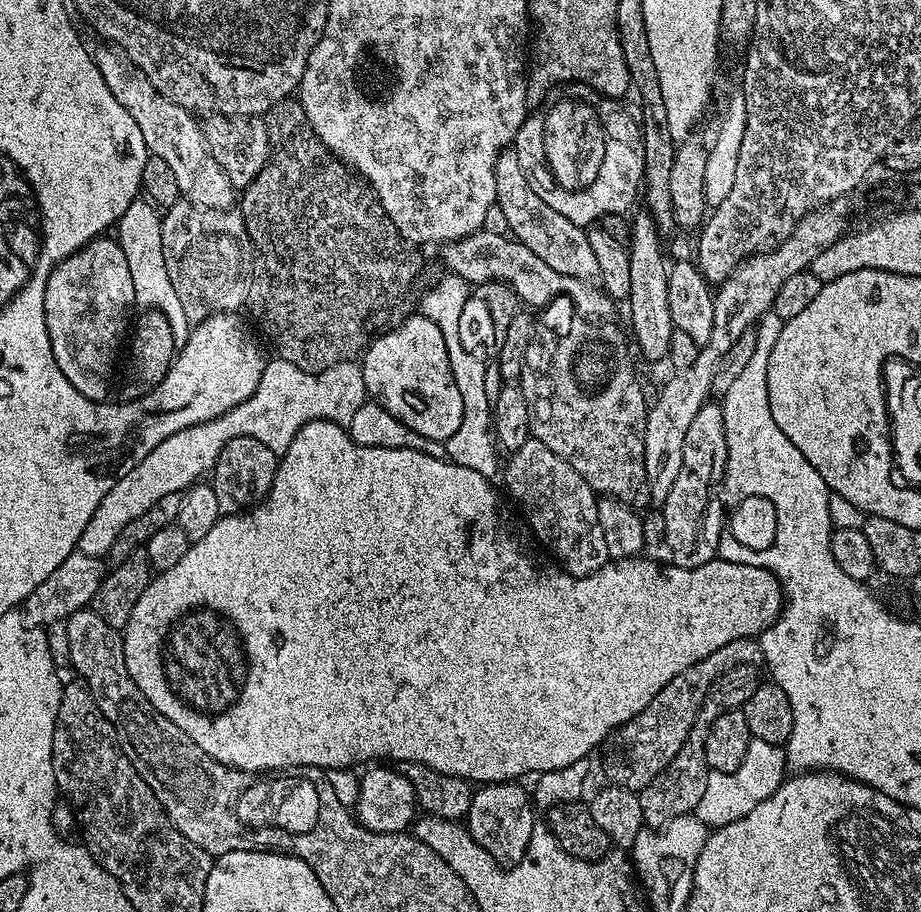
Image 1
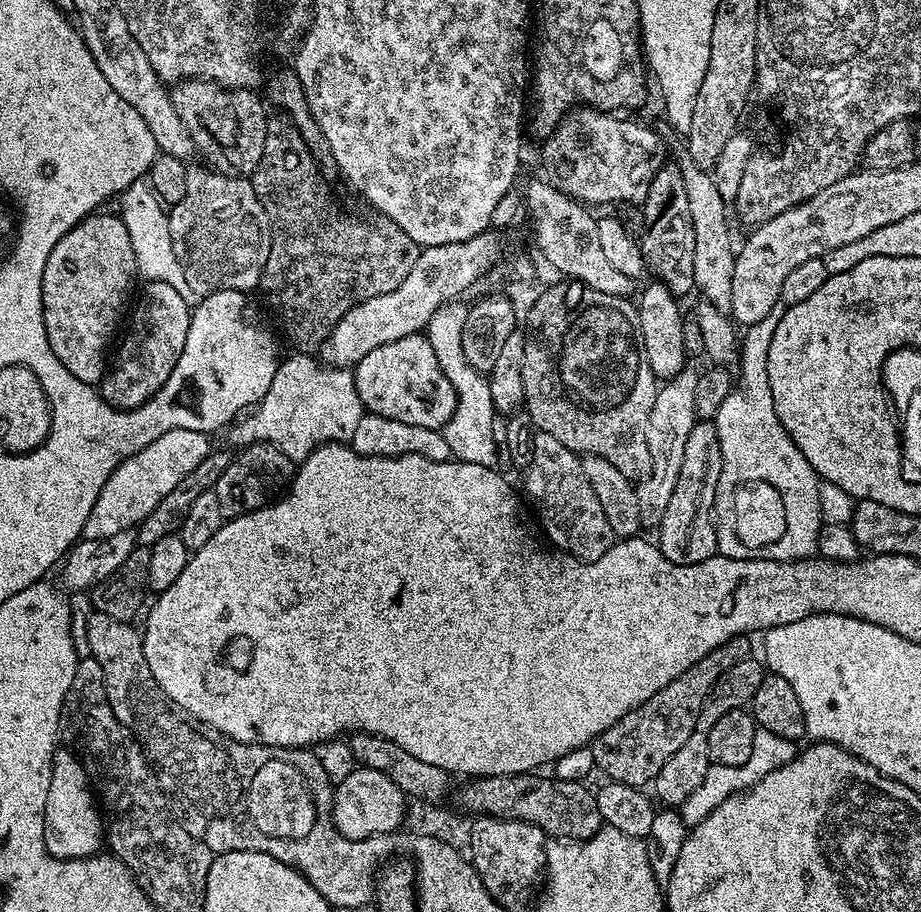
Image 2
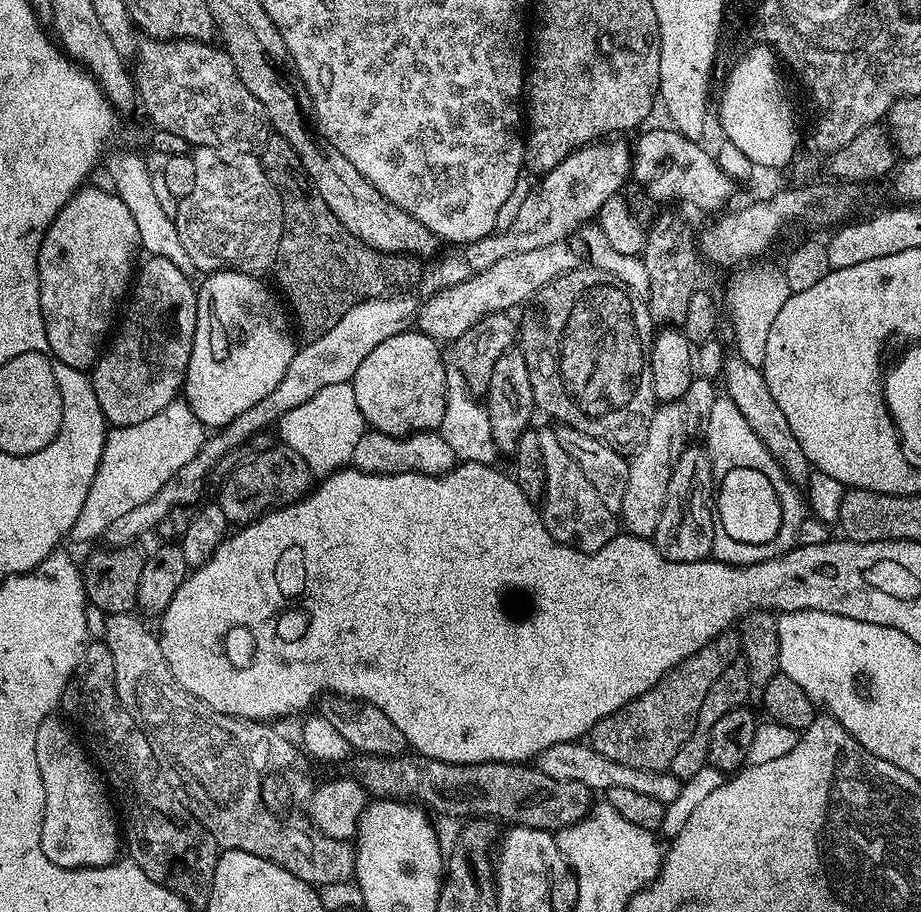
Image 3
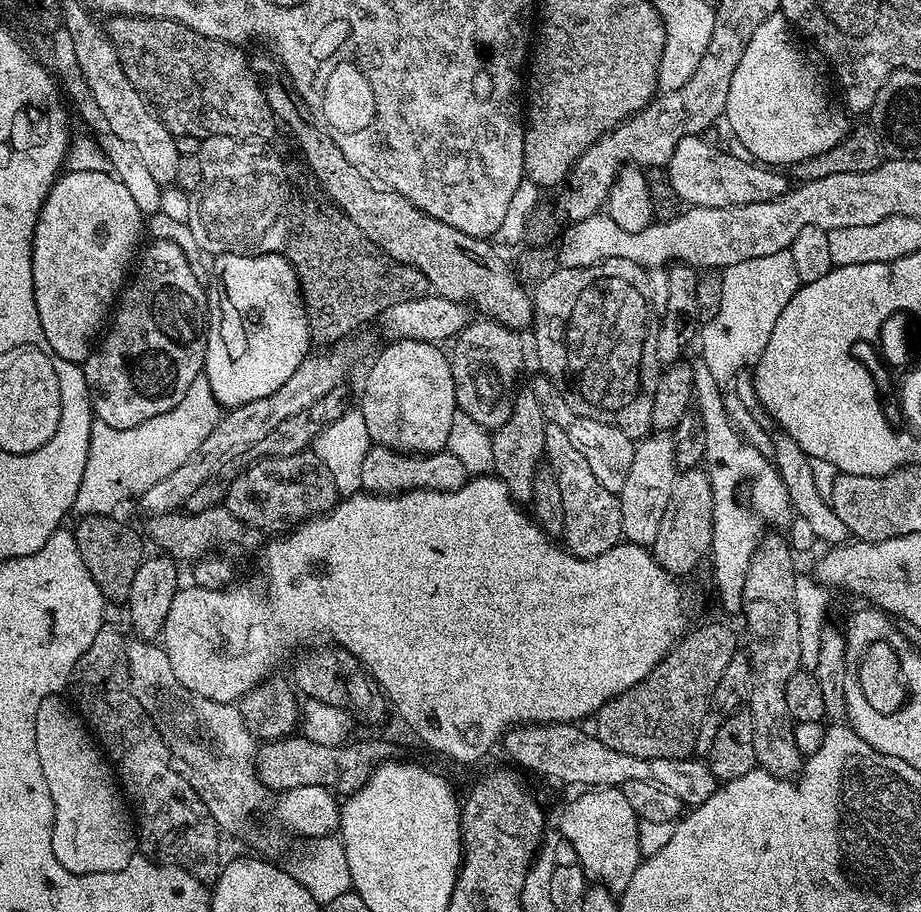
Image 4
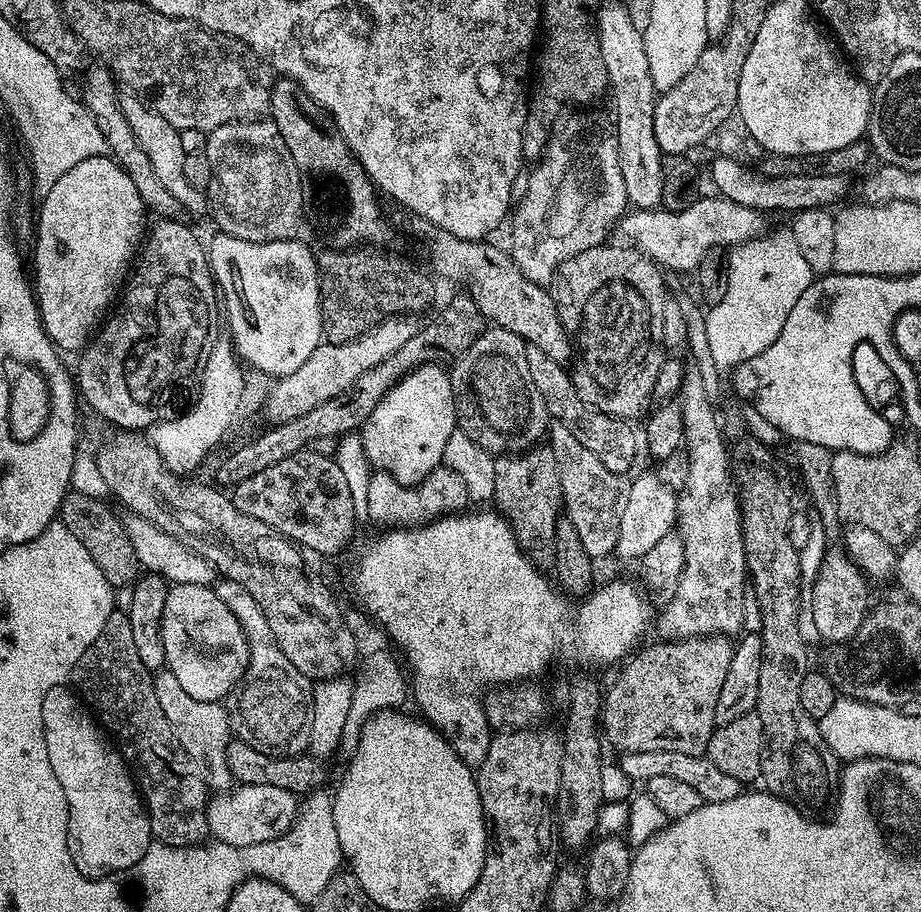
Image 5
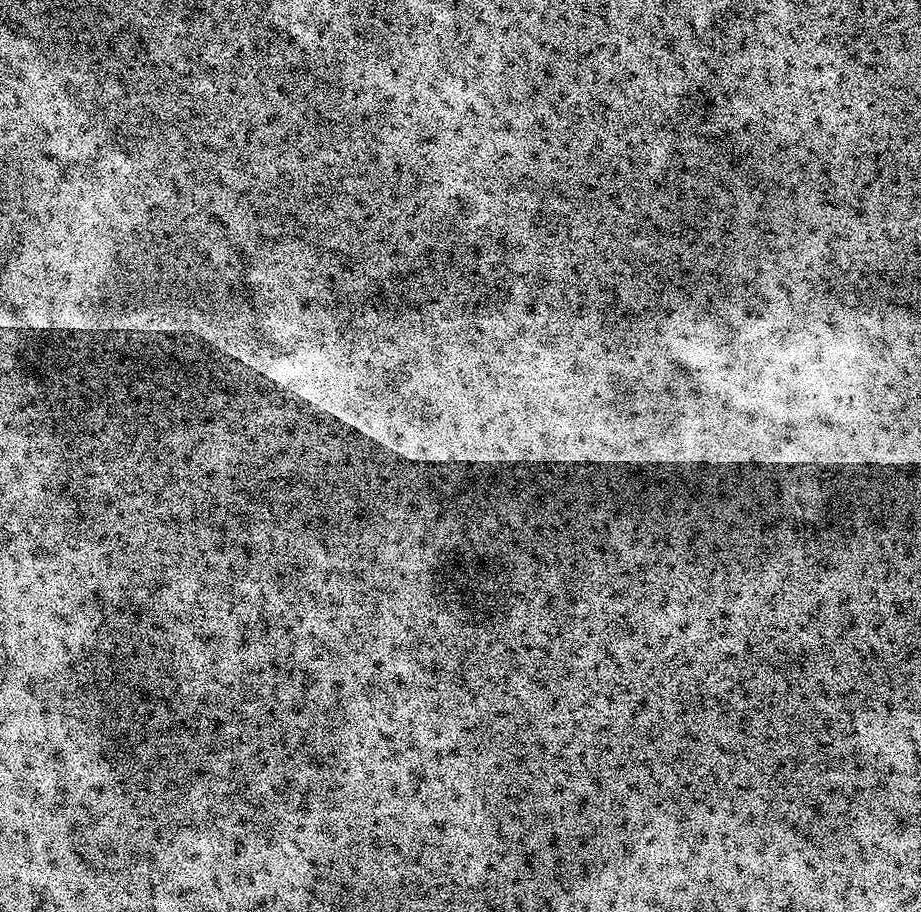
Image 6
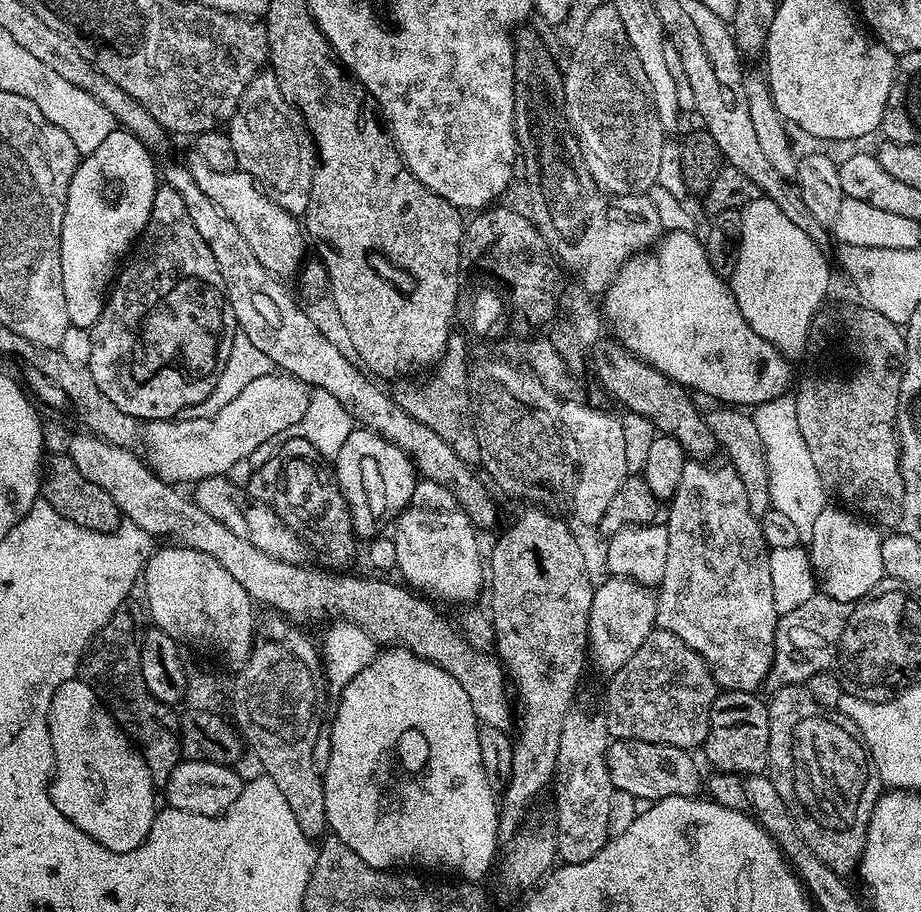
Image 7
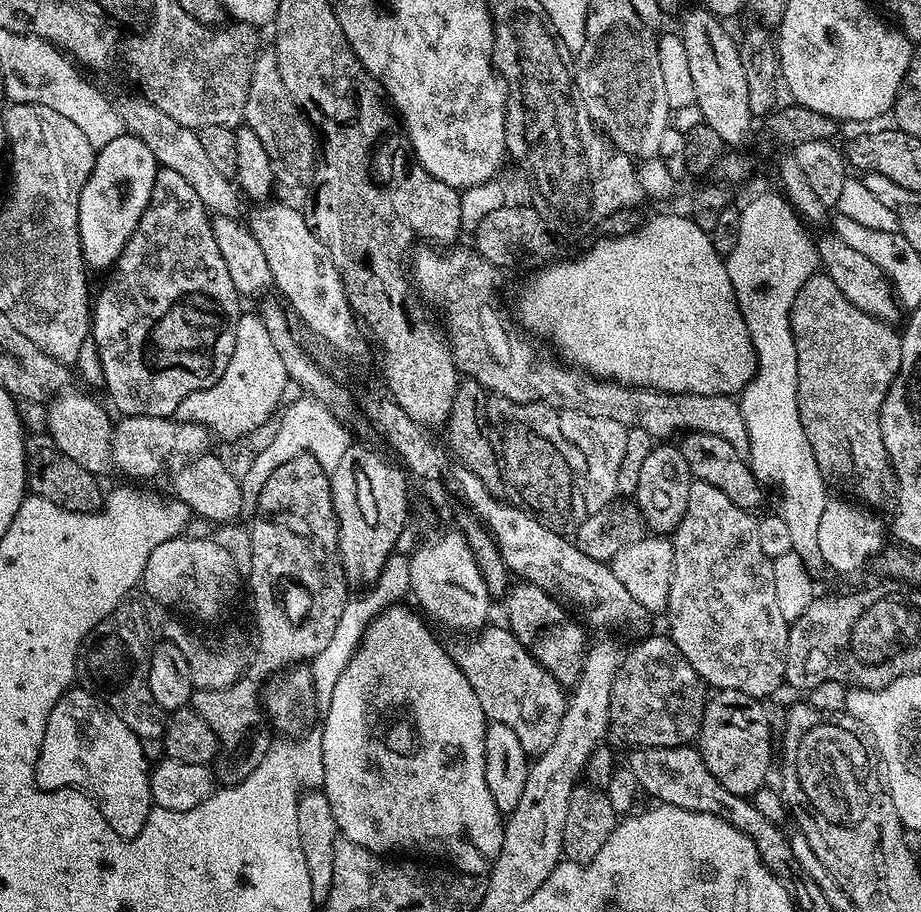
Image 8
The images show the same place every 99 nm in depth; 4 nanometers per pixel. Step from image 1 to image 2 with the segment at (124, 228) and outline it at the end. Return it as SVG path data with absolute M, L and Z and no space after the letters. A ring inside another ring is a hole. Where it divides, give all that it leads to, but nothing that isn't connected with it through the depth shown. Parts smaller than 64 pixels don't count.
M144 178L135 180L125 192L119 193L119 200L118 215L130 233L137 273L145 281L170 282L170 286L174 286L174 290L184 292L188 288L188 283L184 277L184 268L178 262L178 254L174 254L174 242L170 242L168 212L149 181Z

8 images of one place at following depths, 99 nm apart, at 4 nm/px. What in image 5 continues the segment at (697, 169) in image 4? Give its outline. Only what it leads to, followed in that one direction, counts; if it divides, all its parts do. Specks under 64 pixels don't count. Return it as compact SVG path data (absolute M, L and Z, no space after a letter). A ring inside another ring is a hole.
M715 157L710 172L716 186L715 191L730 202L738 202L738 206L750 206L765 214L771 212L788 212L795 214L807 208L823 208L833 206L848 192L848 176L825 176L811 172L810 174L790 174L786 178L770 178L764 176L755 167L747 168L747 163L729 157Z

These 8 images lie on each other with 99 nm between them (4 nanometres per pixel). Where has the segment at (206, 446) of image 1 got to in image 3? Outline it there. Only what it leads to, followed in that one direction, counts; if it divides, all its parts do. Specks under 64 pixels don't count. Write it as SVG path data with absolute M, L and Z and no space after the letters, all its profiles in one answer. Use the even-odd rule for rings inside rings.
M351 383L326 386L314 394L302 406L294 406L278 421L278 436L290 450L302 454L306 466L317 477L330 476L341 471L352 463L354 446L358 446L358 438L366 430L362 410L358 410L358 402L354 399ZM183 399L173 400L166 410L158 410L154 418L146 418L146 422L138 422L134 426L125 428L113 427L105 435L102 458L98 462L98 470L94 474L94 482L90 482L90 491L86 494L86 502L82 502L82 510L78 514L78 519L74 521L74 526L70 533L71 539L76 540L100 540L104 531L114 522L114 518L127 514L133 506L142 506L142 502L150 502L194 454L203 446L206 439L206 424L192 413L192 408L188 404L183 404Z

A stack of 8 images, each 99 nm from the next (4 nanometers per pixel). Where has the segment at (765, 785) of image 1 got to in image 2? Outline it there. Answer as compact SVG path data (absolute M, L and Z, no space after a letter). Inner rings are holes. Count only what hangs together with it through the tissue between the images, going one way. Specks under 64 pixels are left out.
M757 727L754 734L754 750L750 750L750 758L746 758L746 762L742 762L742 766L722 766L709 763L706 778L702 778L702 786L698 786L698 790L694 790L694 794L690 794L690 798L686 798L686 802L679 805L678 811L685 825L691 826L702 822L715 808L722 806L722 802L726 802L726 798L739 796L740 793L748 791L759 780L766 778L766 774L786 766L791 760L796 759L797 755L797 741L778 738L778 734L770 734L770 730Z

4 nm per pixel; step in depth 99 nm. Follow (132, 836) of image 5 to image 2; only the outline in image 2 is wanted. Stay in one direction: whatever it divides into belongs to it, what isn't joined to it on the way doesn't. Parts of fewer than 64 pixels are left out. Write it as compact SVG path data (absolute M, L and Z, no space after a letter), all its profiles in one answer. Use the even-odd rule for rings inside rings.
M60 746L52 754L52 773L50 774L50 790L46 798L46 814L44 815L44 845L48 853L59 860L77 860L83 856L95 856L101 851L106 840L106 824L98 807L97 797L90 787L84 765L67 747Z

